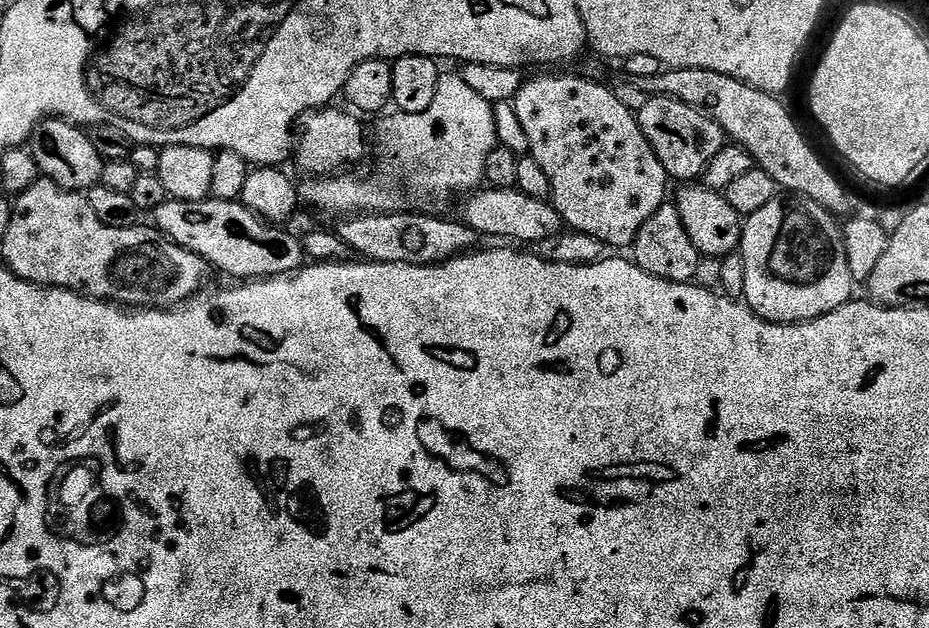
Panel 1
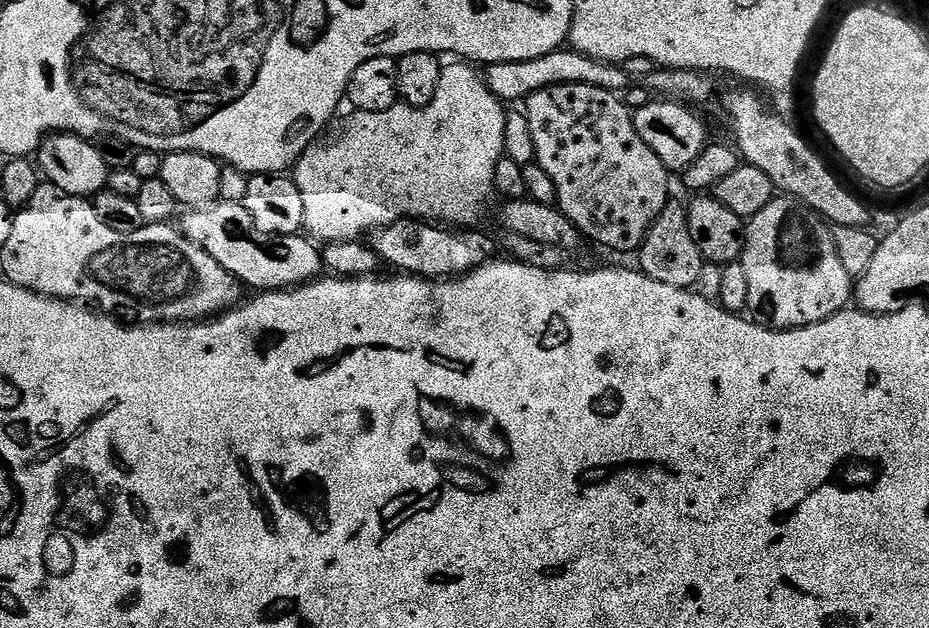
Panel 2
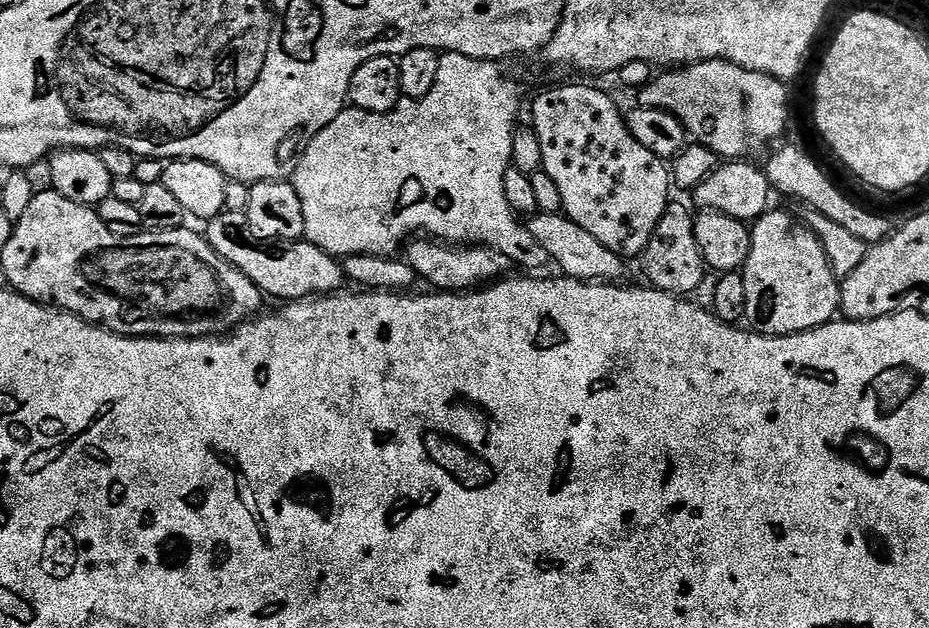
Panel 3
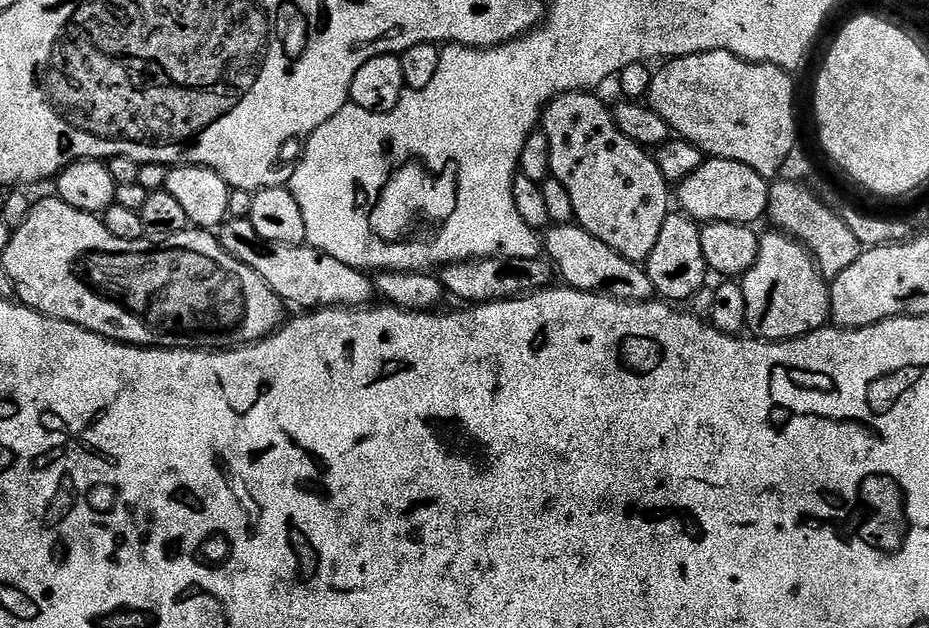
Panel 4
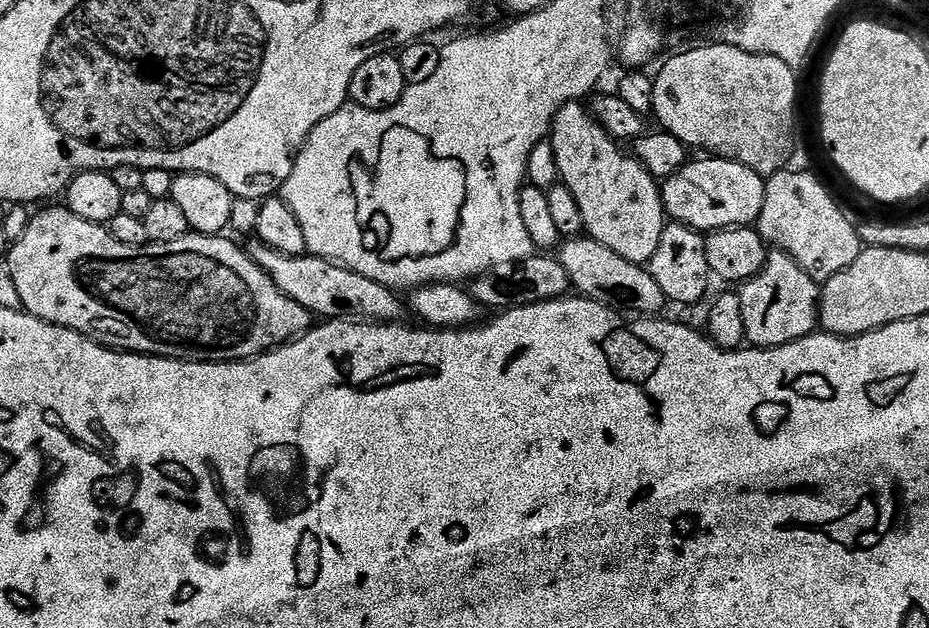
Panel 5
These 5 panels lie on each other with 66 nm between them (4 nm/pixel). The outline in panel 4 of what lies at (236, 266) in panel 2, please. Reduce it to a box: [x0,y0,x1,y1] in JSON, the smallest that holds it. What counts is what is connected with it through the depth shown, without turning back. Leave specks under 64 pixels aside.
[218,218,374,310]

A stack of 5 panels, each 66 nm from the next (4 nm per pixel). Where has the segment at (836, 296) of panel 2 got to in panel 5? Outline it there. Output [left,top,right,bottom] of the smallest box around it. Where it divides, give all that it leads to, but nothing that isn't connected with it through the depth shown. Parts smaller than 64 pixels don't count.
[738,251,821,348]

